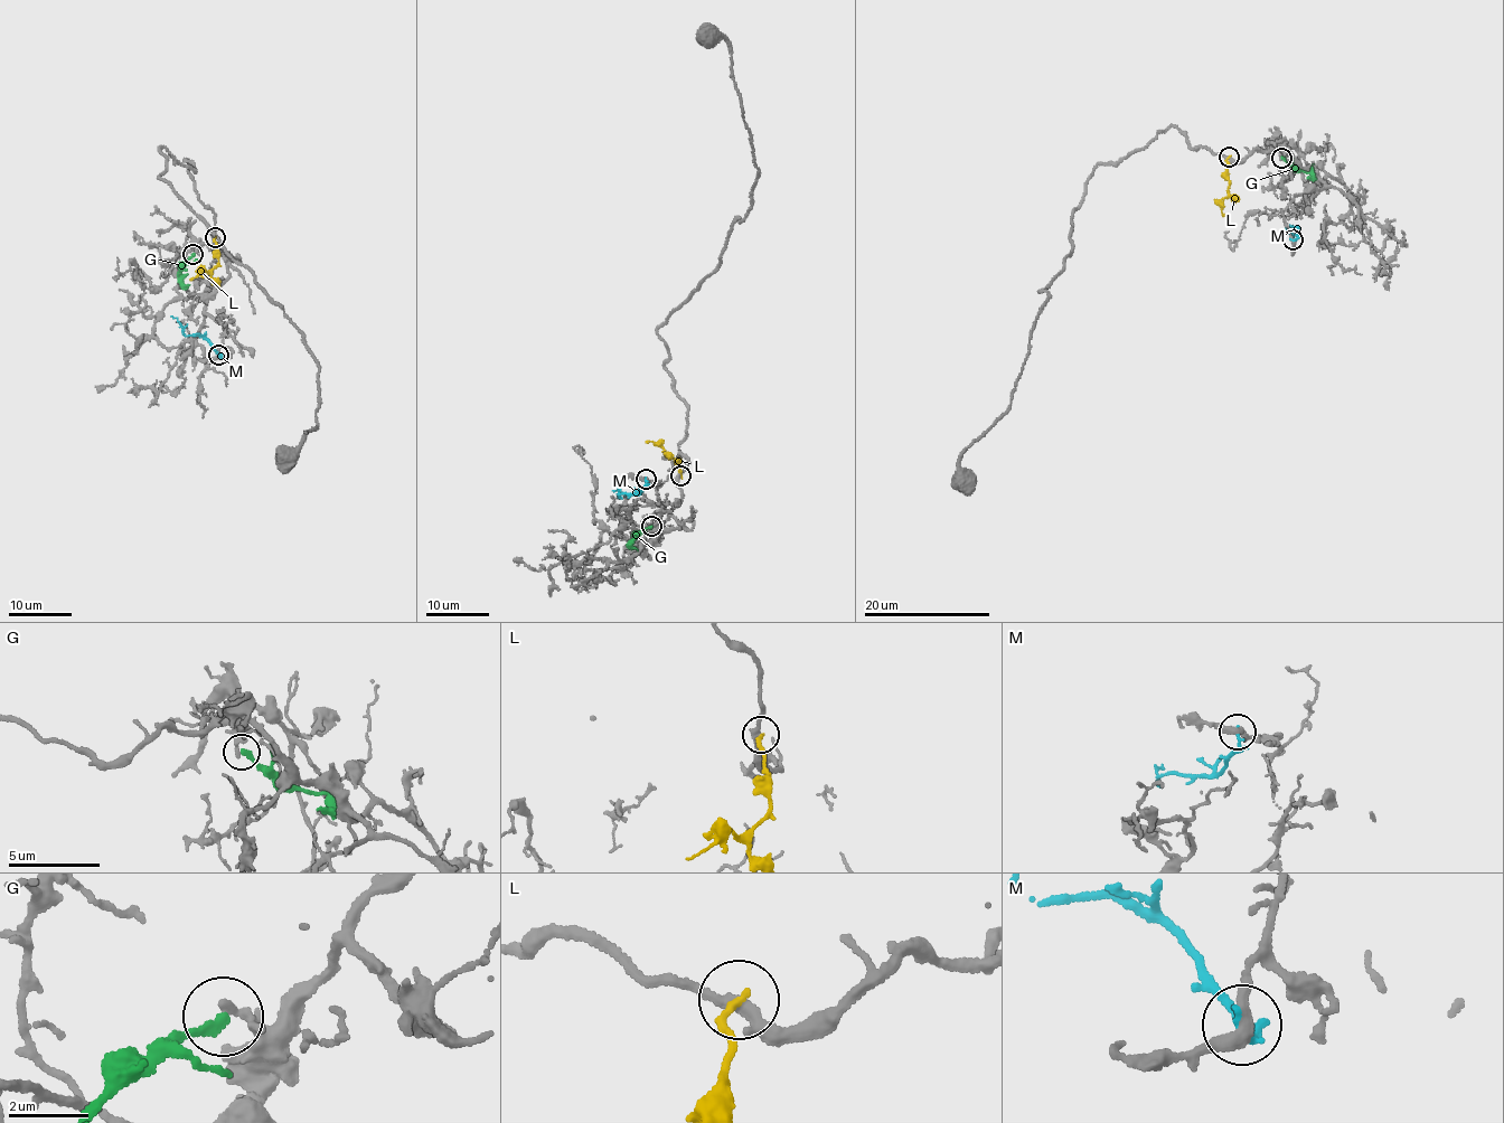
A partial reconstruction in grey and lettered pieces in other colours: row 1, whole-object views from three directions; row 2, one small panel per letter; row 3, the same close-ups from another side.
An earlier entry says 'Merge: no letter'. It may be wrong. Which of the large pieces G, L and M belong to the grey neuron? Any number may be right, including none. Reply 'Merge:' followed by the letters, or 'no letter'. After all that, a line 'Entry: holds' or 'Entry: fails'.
Merge: no letter
Entry: holds

